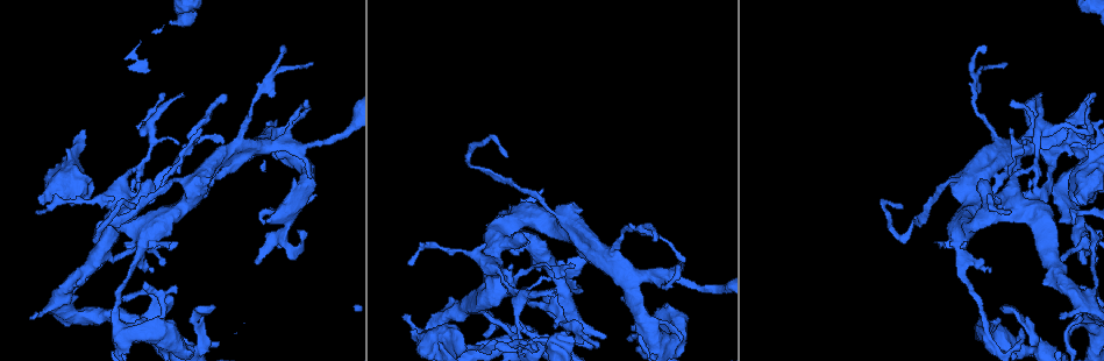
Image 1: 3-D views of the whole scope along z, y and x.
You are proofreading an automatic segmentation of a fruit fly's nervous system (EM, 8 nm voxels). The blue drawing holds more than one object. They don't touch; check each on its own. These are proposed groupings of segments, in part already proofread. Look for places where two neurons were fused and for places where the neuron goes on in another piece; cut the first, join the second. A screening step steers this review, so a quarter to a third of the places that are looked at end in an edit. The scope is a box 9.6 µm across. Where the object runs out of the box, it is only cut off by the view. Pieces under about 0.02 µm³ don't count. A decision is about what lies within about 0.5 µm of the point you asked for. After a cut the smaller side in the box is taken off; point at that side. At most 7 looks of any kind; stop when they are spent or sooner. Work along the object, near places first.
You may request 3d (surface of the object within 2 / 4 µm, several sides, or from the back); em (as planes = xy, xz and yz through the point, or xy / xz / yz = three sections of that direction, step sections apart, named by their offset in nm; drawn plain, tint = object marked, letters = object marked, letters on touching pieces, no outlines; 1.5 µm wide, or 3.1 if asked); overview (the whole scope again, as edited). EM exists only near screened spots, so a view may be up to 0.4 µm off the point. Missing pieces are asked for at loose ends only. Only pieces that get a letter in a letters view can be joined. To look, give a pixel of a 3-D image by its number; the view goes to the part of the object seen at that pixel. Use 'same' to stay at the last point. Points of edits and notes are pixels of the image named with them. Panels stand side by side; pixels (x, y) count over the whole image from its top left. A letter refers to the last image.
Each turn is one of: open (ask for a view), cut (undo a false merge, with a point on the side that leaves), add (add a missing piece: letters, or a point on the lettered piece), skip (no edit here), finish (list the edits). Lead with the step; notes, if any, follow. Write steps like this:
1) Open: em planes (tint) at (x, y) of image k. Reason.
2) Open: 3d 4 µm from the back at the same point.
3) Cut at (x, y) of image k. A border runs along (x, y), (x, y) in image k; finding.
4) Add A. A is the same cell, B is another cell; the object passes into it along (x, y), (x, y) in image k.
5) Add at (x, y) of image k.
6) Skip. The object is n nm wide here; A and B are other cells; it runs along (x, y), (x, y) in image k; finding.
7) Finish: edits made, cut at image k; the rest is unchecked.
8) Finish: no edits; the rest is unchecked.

Open: 3d 2 µm at (602, 249) of image 1. Sudden change in width.

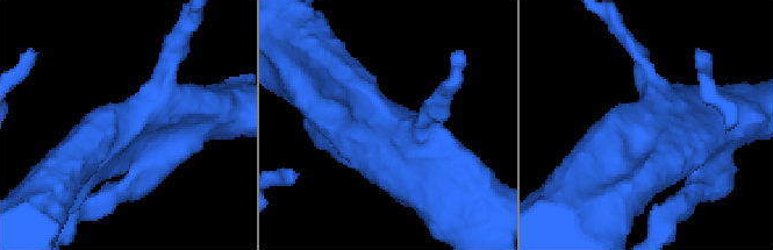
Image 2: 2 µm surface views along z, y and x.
Open: em planes (letters) at (652, 120) of image 2.

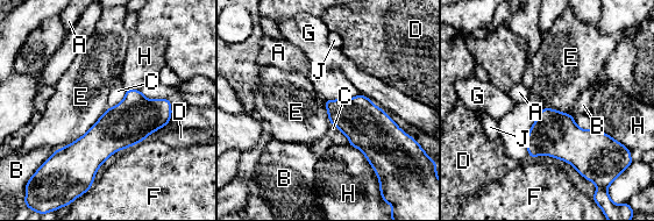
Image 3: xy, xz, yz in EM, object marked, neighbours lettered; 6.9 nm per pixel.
Skip. A, B, C, D, E, F, G, H and J are other cells; it runs along (164, 102), (112, 132), (55, 183) in image 3; continuous, no second neuron.

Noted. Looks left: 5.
Open: 3d 2 µm at (182, 97) of image 1. Branch stops here.

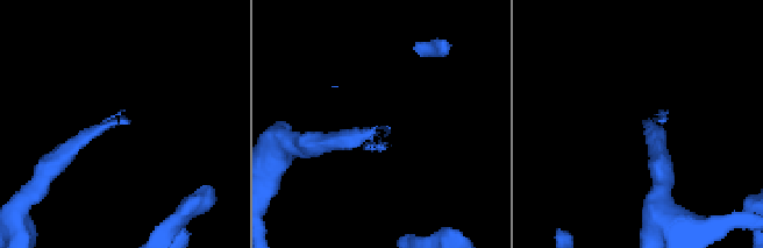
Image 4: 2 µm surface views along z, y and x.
Open: em xz step 4 (letters) at (385, 147) of image 4. Now the EM.

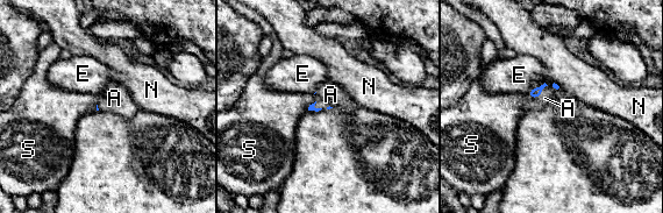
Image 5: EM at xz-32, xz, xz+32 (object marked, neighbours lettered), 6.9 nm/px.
Add A. A is the same cell, E, N and S are other cells; the object passes into it along (535, 92), (541, 92), (544, 98) in image 5; it goes on there.

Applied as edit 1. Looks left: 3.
Open: overview.

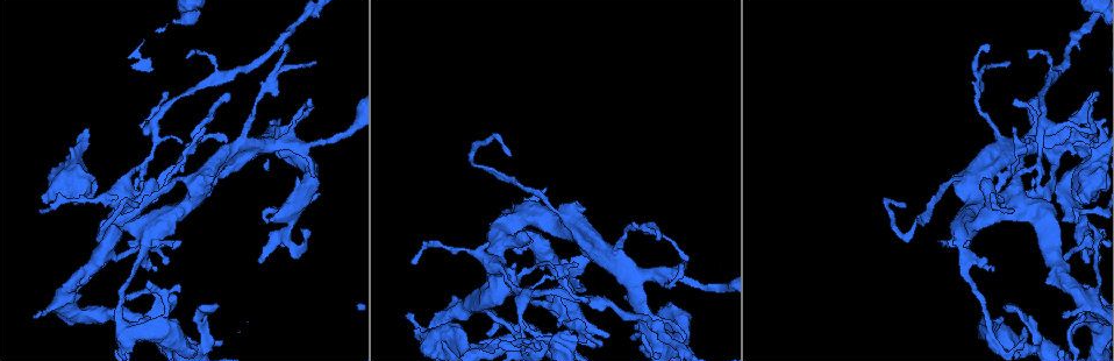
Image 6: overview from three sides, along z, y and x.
Open: em planes (tint) at (43, 197) of image 6. Branch stops here.

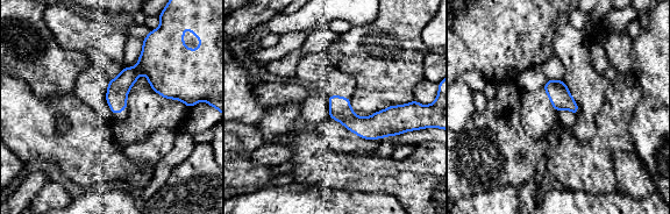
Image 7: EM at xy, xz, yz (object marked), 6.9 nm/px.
Open: em planes (letters) at the same point.

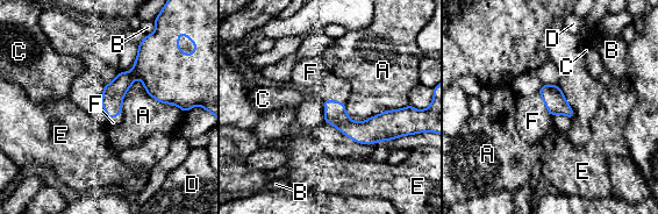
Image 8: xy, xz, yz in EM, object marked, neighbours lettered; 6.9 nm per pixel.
Add F. F is the same cell, A, B, C, D and E are other cells; the neuron continues.

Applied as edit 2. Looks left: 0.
Finish: edits made, add at image 5, add at image 8; the rest is unchecked.

